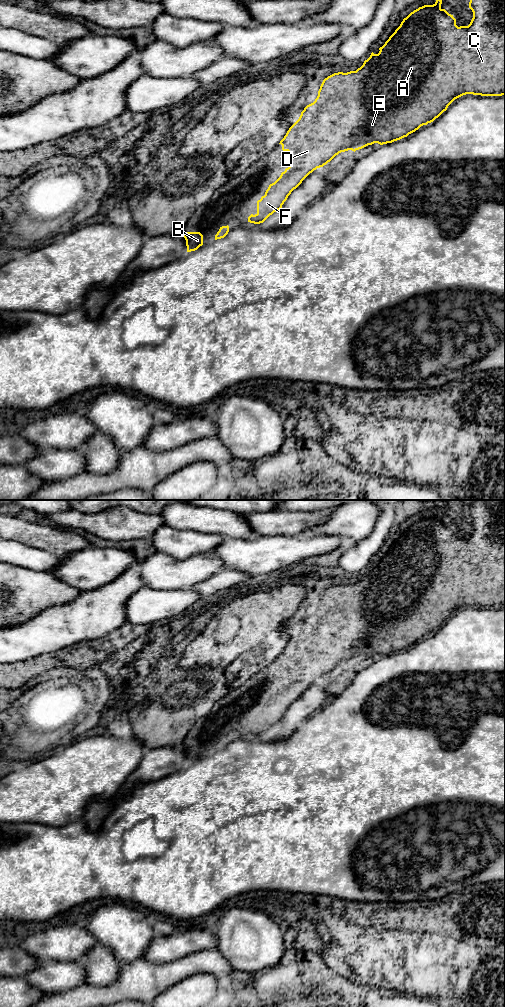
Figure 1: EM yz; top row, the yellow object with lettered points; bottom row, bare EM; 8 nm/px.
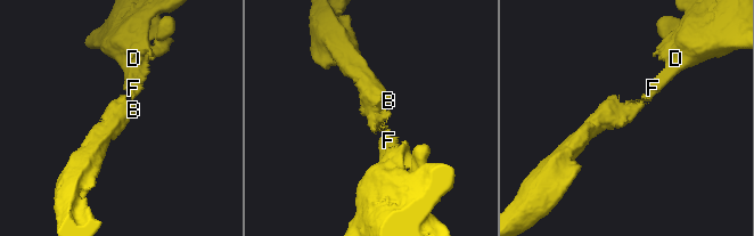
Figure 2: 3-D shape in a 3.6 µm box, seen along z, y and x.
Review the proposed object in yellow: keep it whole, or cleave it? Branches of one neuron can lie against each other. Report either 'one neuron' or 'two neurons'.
one neuron

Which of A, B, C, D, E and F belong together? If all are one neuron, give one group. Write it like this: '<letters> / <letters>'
A B C D E F

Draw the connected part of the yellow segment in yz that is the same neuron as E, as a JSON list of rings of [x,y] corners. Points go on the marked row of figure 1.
[[[436,0],[433,5],[424,5],[411,12],[403,19],[400,26],[389,37],[385,44],[379,48],[379,53],[371,53],[370,57],[364,61],[363,65],[356,71],[347,73],[338,72],[325,78],[318,91],[315,101],[307,105],[301,112],[299,119],[289,128],[284,138],[279,144],[282,150],[289,153],[289,167],[281,173],[280,177],[269,185],[265,195],[257,201],[257,213],[248,217],[248,222],[254,224],[263,223],[270,215],[282,208],[291,192],[296,189],[302,181],[317,168],[323,167],[330,162],[336,155],[348,150],[356,151],[368,145],[378,143],[380,145],[392,143],[407,137],[409,134],[418,130],[421,126],[427,125],[438,118],[448,106],[457,98],[466,95],[481,96],[502,96],[505,95],[505,0],[470,0],[469,8],[473,12],[473,18],[468,26],[456,25],[456,19],[445,9],[441,8],[442,0]]]

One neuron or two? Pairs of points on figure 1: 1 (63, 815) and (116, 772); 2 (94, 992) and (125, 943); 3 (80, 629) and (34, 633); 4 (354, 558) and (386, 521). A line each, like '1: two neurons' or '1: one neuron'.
1: one neuron
2: two neurons
3: one neuron
4: one neuron

